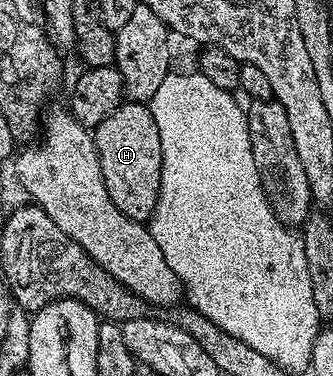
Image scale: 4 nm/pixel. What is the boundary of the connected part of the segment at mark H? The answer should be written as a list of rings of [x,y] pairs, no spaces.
[[[133,101],[123,102],[100,125],[93,128],[94,144],[100,157],[100,169],[114,204],[128,217],[149,220],[158,204],[158,190],[162,176],[162,146],[156,121],[149,106]]]

